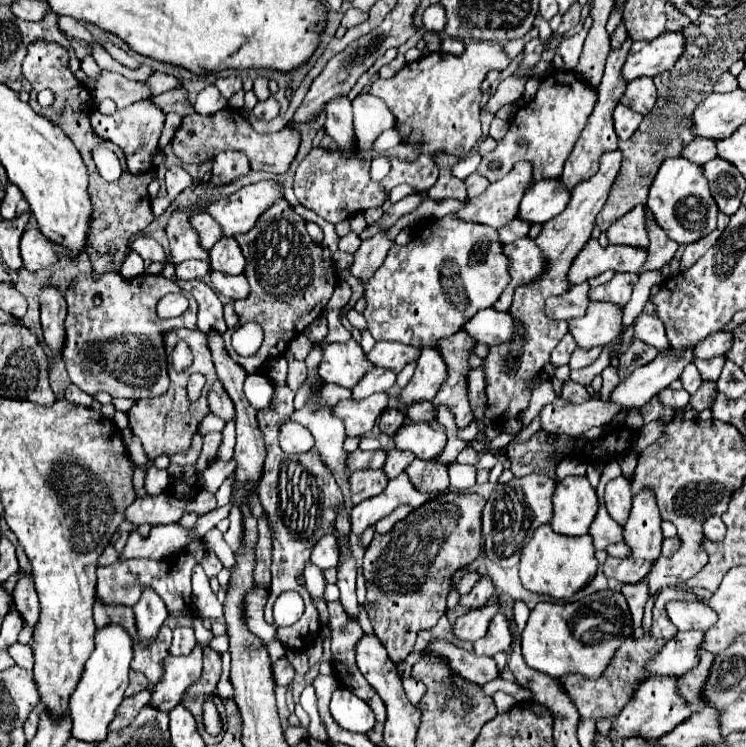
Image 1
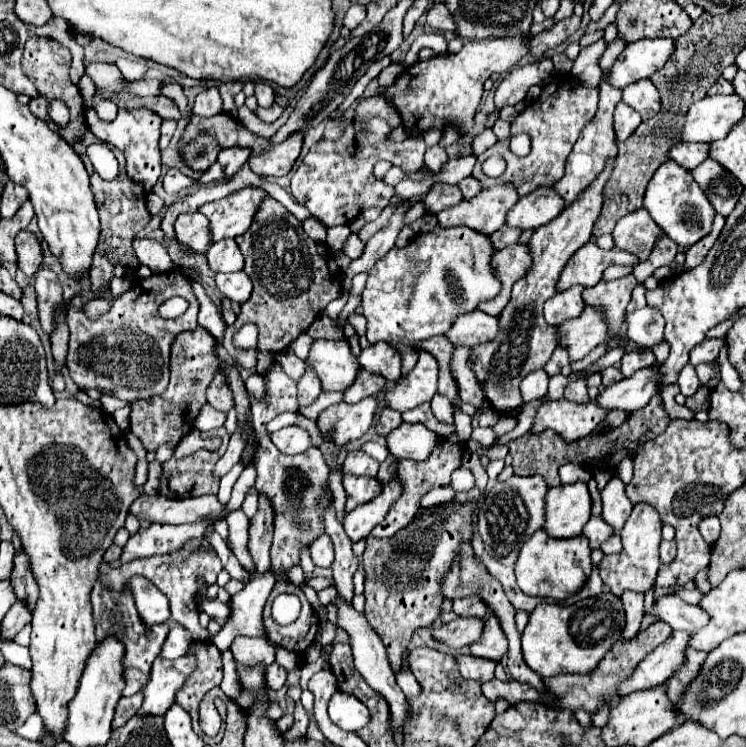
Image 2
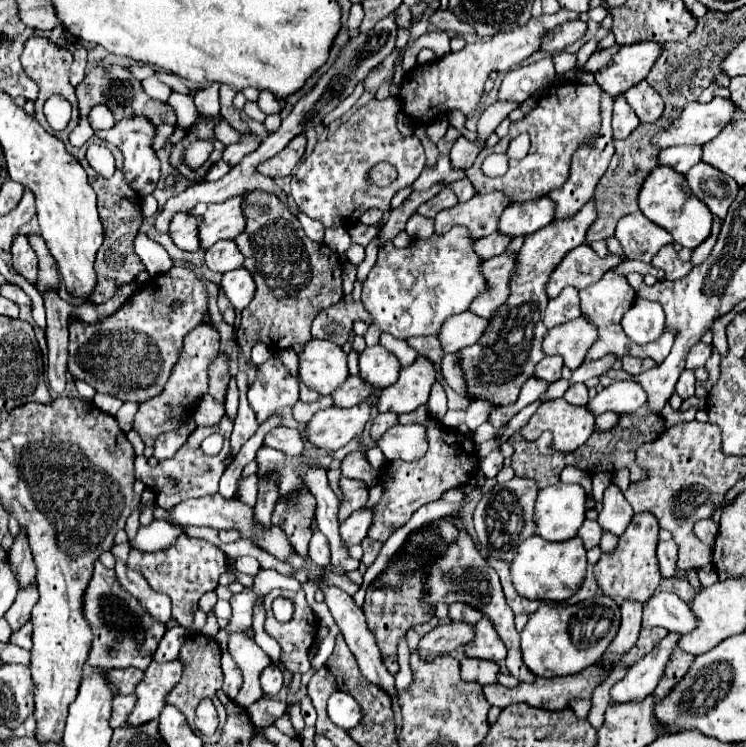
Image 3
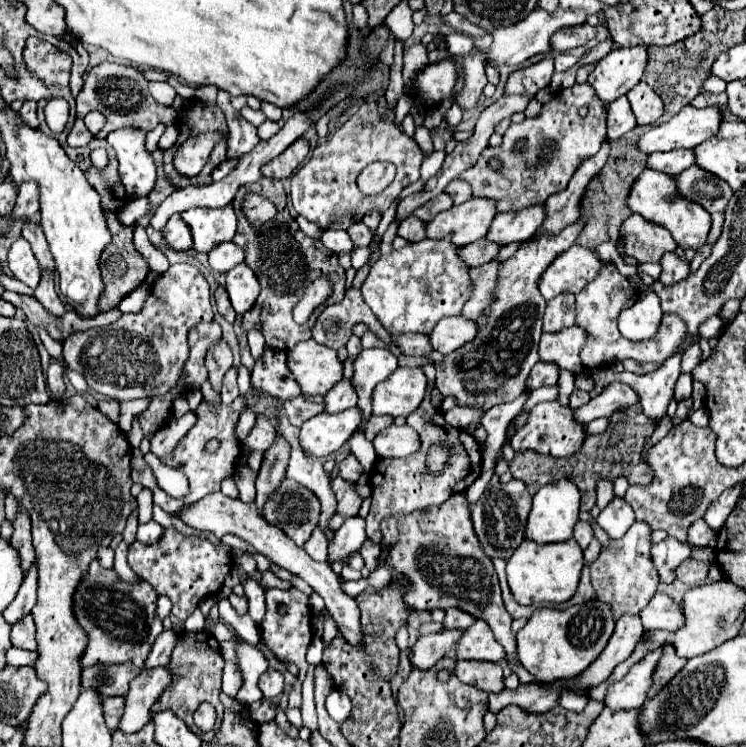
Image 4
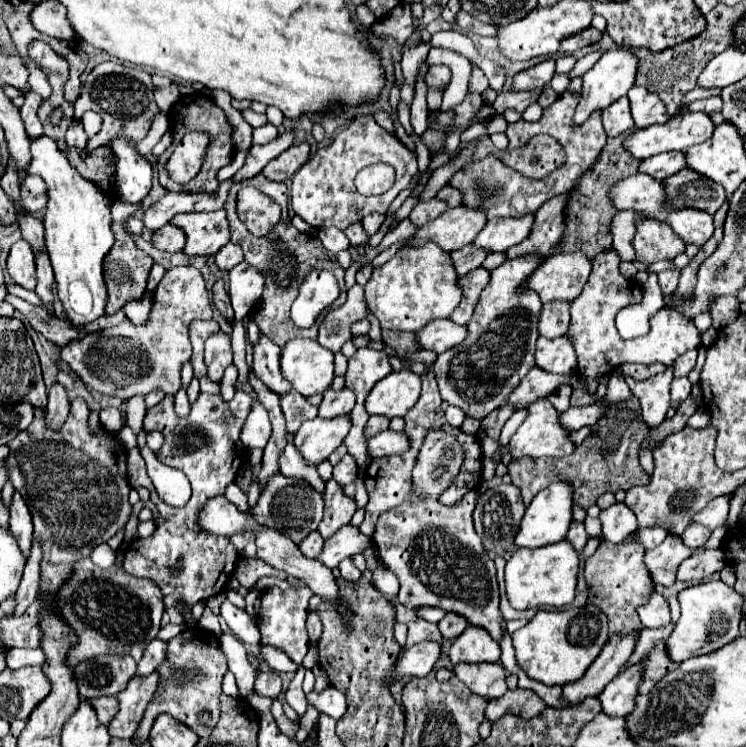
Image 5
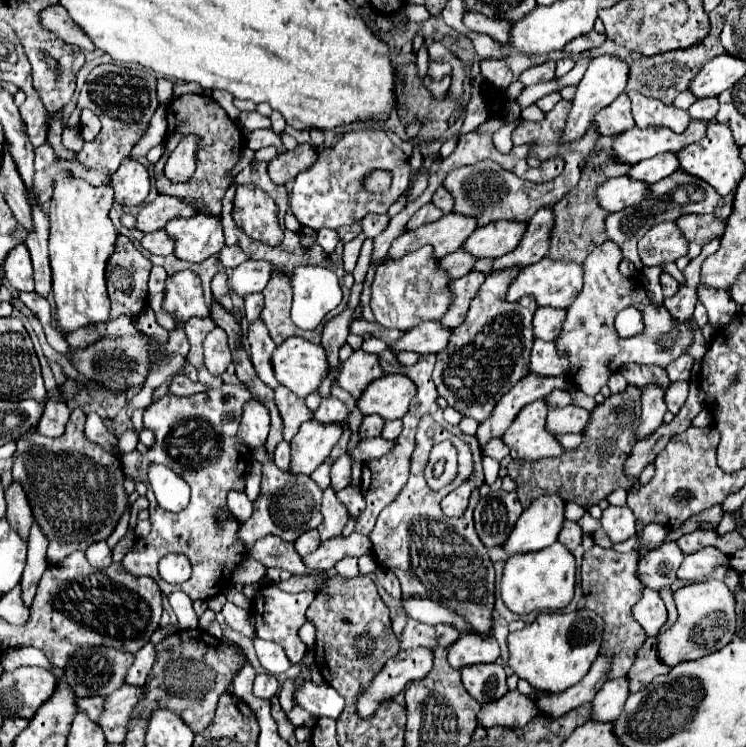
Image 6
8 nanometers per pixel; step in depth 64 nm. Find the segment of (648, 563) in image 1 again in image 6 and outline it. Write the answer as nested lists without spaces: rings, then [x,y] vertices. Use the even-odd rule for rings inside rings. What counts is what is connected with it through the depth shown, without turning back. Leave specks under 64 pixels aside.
[[[594,546],[584,552],[582,560],[582,592],[586,602],[586,608],[594,610],[604,620],[604,634],[602,634],[602,646],[600,656],[612,658],[612,664],[608,668],[608,680],[626,676],[626,670],[630,670],[634,662],[634,654],[638,646],[646,640],[646,632],[638,622],[632,618],[632,606],[638,602],[642,586],[638,584],[638,576],[634,574],[638,564],[638,554],[608,554],[606,548]]]

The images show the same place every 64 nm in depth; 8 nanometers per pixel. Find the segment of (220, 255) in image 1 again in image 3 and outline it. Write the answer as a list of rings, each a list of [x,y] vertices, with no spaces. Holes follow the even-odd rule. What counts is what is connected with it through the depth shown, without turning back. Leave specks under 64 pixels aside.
[[[234,240],[226,242],[216,242],[210,250],[206,250],[206,266],[212,270],[212,272],[230,272],[230,270],[236,270],[238,266],[244,264],[244,258],[236,246]]]

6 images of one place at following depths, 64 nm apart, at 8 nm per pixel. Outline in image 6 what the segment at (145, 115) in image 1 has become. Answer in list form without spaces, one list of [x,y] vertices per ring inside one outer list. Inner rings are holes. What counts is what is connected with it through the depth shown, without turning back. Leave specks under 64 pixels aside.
[[[126,158],[118,172],[112,176],[114,200],[122,206],[140,206],[150,194],[150,174],[132,158]]]

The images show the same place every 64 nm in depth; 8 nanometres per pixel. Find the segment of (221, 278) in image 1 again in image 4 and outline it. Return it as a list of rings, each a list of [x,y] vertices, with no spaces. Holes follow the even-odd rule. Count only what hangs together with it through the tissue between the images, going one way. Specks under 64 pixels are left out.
[[[242,262],[226,274],[226,290],[230,294],[236,314],[242,316],[244,312],[248,312],[254,306],[254,302],[260,294],[260,282],[258,282],[256,274]]]

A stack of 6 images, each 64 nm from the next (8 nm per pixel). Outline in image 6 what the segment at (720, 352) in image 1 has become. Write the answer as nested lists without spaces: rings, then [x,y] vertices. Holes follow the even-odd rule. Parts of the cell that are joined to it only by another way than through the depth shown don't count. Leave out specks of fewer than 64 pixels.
[[[682,354],[682,356],[680,356],[680,358],[676,358],[674,362],[670,362],[670,364],[666,366],[666,372],[668,372],[670,382],[690,380],[692,366],[694,366],[694,360],[692,360],[688,354]]]

